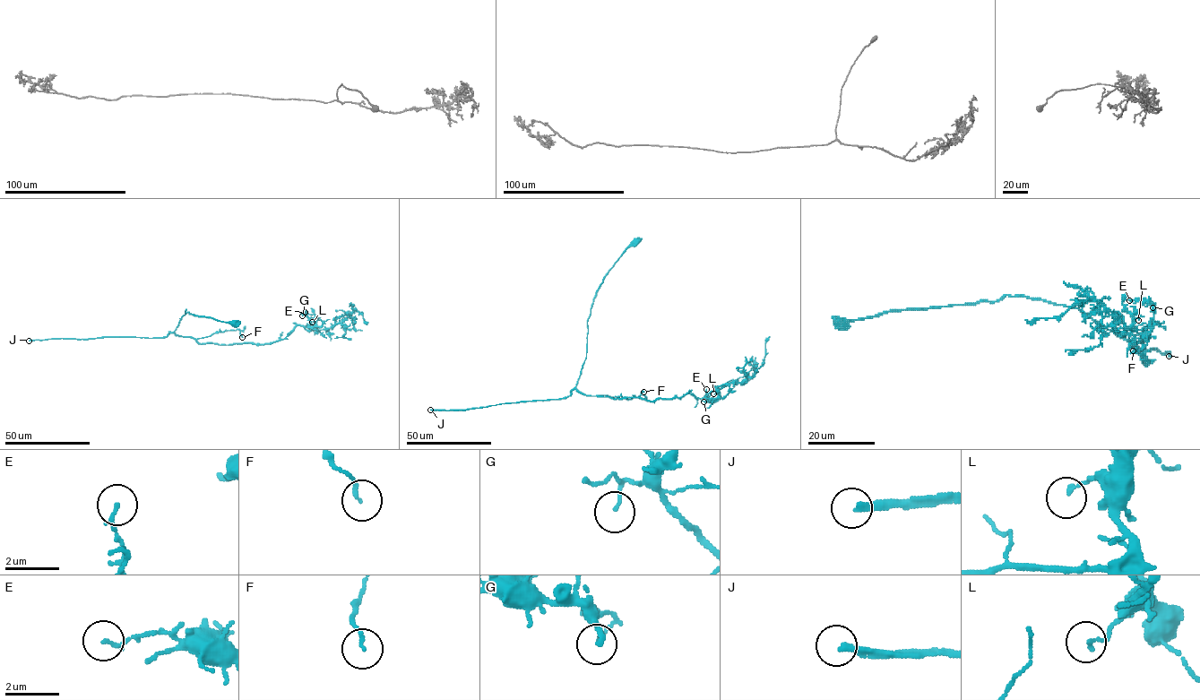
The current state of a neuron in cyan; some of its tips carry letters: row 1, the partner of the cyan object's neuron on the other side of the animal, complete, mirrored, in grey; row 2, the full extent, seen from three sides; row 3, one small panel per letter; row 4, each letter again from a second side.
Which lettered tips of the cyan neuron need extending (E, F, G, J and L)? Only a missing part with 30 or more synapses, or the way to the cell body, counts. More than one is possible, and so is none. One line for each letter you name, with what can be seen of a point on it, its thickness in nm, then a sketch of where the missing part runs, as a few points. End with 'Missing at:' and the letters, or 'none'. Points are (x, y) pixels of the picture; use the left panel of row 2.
J: place (29, 341); calibre 240 nm
Missing at: J

